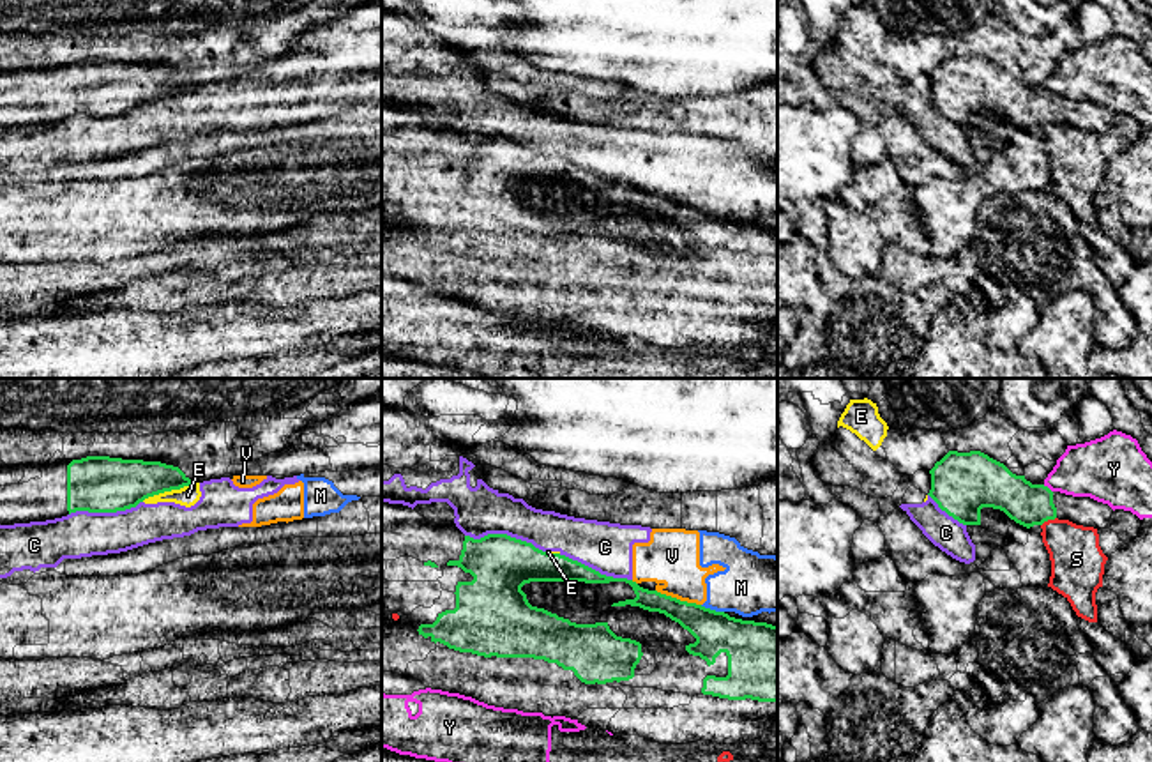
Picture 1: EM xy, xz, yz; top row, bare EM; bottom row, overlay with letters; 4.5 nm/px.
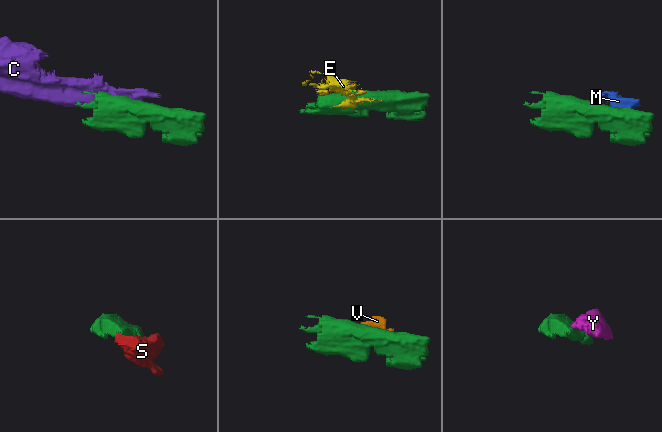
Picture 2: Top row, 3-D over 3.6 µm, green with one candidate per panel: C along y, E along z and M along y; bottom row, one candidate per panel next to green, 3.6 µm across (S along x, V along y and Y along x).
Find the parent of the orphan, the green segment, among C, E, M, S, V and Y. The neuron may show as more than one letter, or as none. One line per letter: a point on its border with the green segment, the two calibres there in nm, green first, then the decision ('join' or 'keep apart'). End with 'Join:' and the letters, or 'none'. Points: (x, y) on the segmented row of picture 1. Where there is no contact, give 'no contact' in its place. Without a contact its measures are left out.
C: meets green in xz at (506, 534); 280 nm thick on the green side, 220 nm on the other; keep apart
E: meets green in xy at (168, 490); 240 nm thick on the green side, 90 nm on the other; keep apart
M: meets green in xz at (712, 610); 240 nm thick on the green side, 280 nm on the other; keep apart
S: meets green in yz at (1048, 518); 190 nm thick on the green side, 240 nm on the other; keep apart
V: meets green in xz at (679, 600); 190 nm thick on the green side, 260 nm on the other; keep apart
Y: meets green in yz at (1048, 488); 200 nm thick on the green side, 280 nm on the other; keep apart
Join: none

